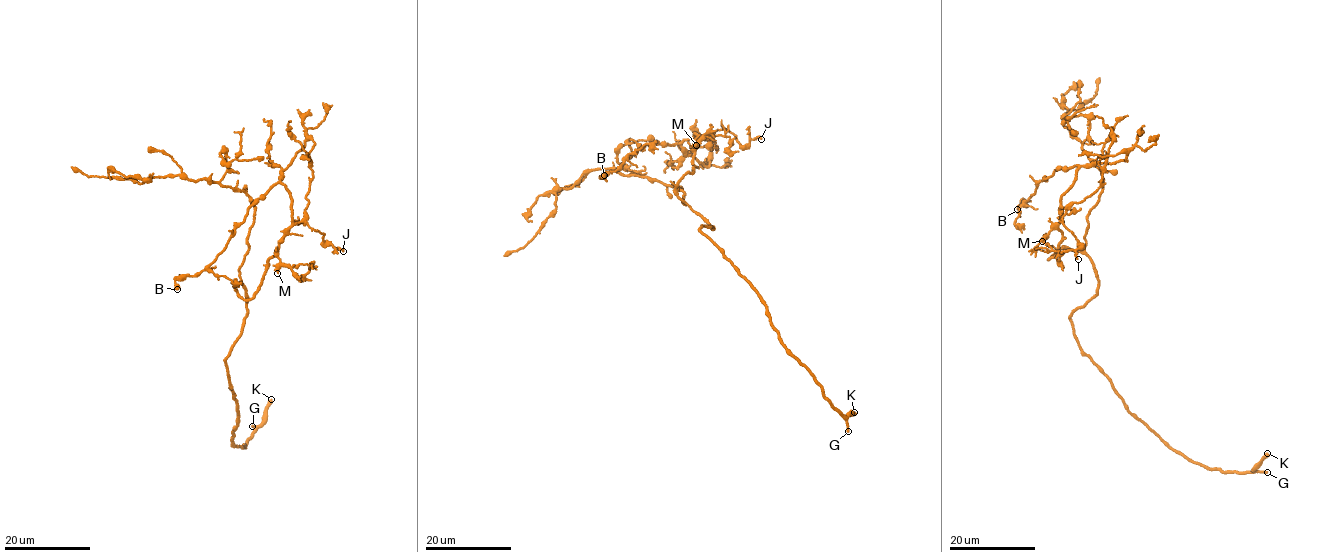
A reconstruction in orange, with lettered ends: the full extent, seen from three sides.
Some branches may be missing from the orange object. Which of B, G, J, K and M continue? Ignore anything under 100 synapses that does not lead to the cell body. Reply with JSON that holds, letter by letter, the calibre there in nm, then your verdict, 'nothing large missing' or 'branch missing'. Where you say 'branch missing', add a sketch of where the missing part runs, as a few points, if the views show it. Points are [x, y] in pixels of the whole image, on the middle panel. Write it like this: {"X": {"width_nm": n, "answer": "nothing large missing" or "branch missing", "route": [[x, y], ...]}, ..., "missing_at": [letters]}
{"B": {"width_nm": 550, "answer": "nothing large missing"}, "G": {"width_nm": 280, "answer": "branch missing"}, "J": {"width_nm": 140, "answer": "nothing large missing"}, "K": {"width_nm": 440, "answer": "branch missing", "route": [[854, 412], [833, 356], [855, 316], [914, 290], [909, 261], [899, 273], [843, 194], [736, 119], [694, 123]]}, "M": {"width_nm": 360, "answer": "nothing large missing"}, "missing_at": ["G", "K"]}

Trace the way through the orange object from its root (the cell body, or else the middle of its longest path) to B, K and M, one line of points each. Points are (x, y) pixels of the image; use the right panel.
B: (1097, 271), (1070, 249), (1048, 259), (1058, 251), (1061, 196), (1077, 164), (1044, 177), (1017, 209)
K: (1097, 271), (1097, 294), (1070, 318), (1079, 348), (1127, 410), (1208, 468), (1248, 473), (1267, 453)
M: (1097, 271), (1084, 254), (1070, 249), (1057, 249), (1048, 259), (1056, 255), (1061, 238), (1055, 228), (1042, 241)

